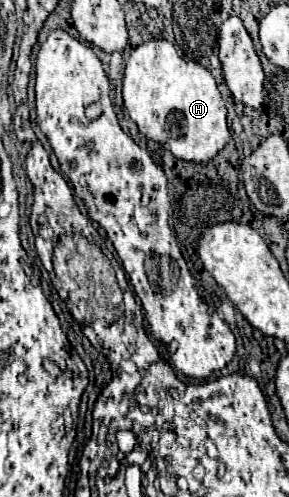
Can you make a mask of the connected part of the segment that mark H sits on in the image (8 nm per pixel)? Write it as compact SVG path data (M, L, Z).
M164 38L148 40L132 50L124 70L122 94L124 108L138 130L172 150L180 160L208 162L230 140L226 106L214 76L198 62L188 60L180 48Z

